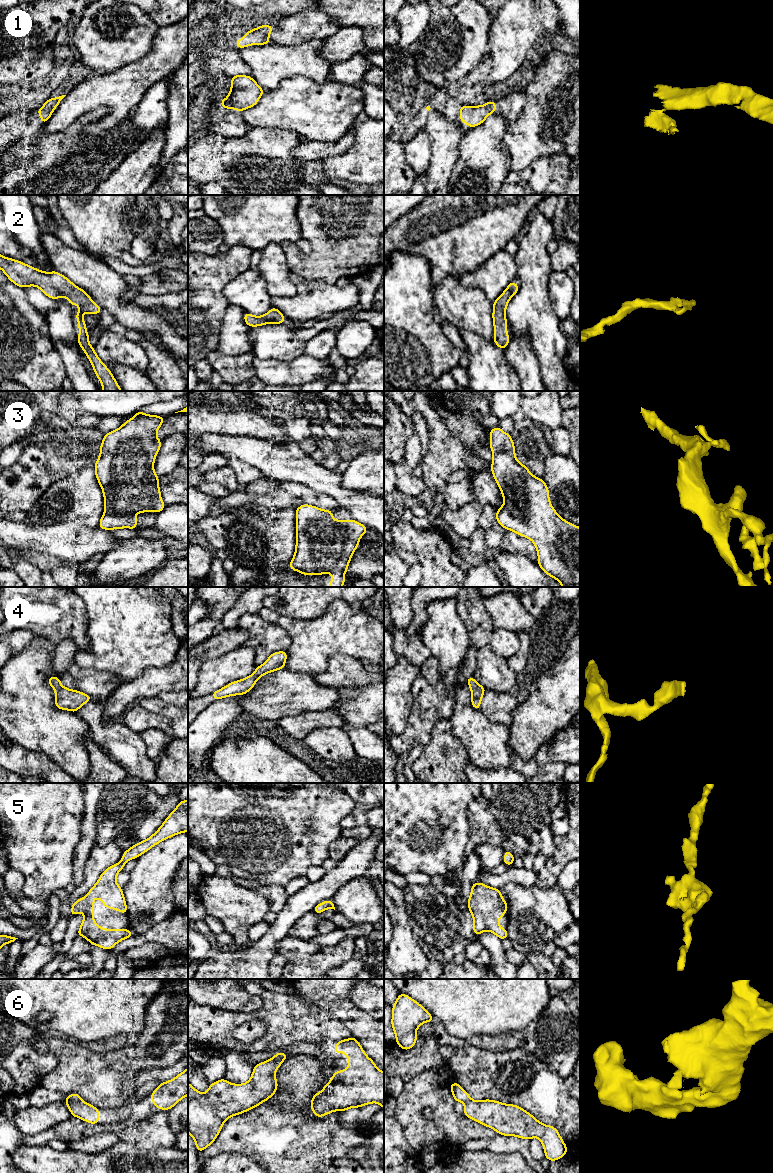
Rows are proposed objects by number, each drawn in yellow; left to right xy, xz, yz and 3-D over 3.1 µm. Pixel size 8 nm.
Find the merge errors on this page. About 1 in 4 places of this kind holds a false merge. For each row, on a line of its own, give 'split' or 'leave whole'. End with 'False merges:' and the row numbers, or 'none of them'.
1: split
2: leave whole
3: leave whole
4: leave whole
5: leave whole
6: split
False merges: 1, 6

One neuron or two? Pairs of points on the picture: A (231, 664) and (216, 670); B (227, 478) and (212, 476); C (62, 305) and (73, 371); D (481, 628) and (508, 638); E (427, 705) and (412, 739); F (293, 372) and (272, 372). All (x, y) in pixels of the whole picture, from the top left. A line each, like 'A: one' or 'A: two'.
A: one
B: one
C: one
D: one
E: one
F: one

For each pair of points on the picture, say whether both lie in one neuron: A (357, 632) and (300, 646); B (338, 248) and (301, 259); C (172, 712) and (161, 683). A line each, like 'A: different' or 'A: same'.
A: same
B: same
C: different

